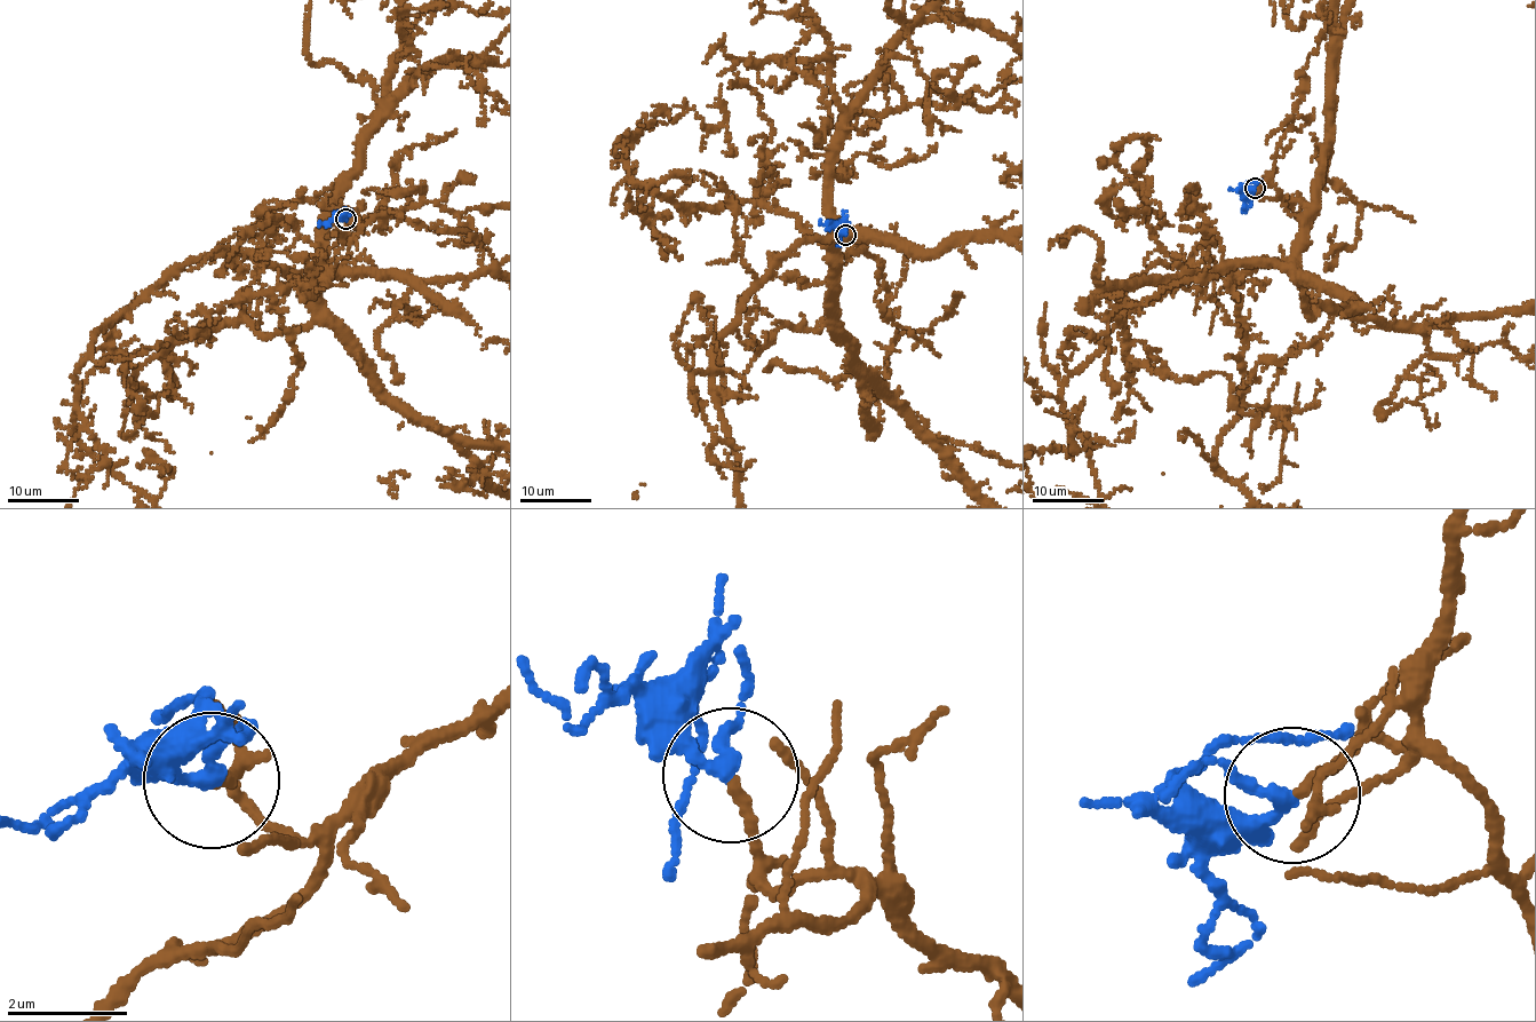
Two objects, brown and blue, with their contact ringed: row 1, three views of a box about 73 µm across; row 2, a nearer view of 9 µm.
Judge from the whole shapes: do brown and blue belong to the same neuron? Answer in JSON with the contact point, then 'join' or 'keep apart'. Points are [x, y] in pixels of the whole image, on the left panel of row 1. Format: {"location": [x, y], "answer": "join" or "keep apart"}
{"location": [345, 219], "answer": "join"}

